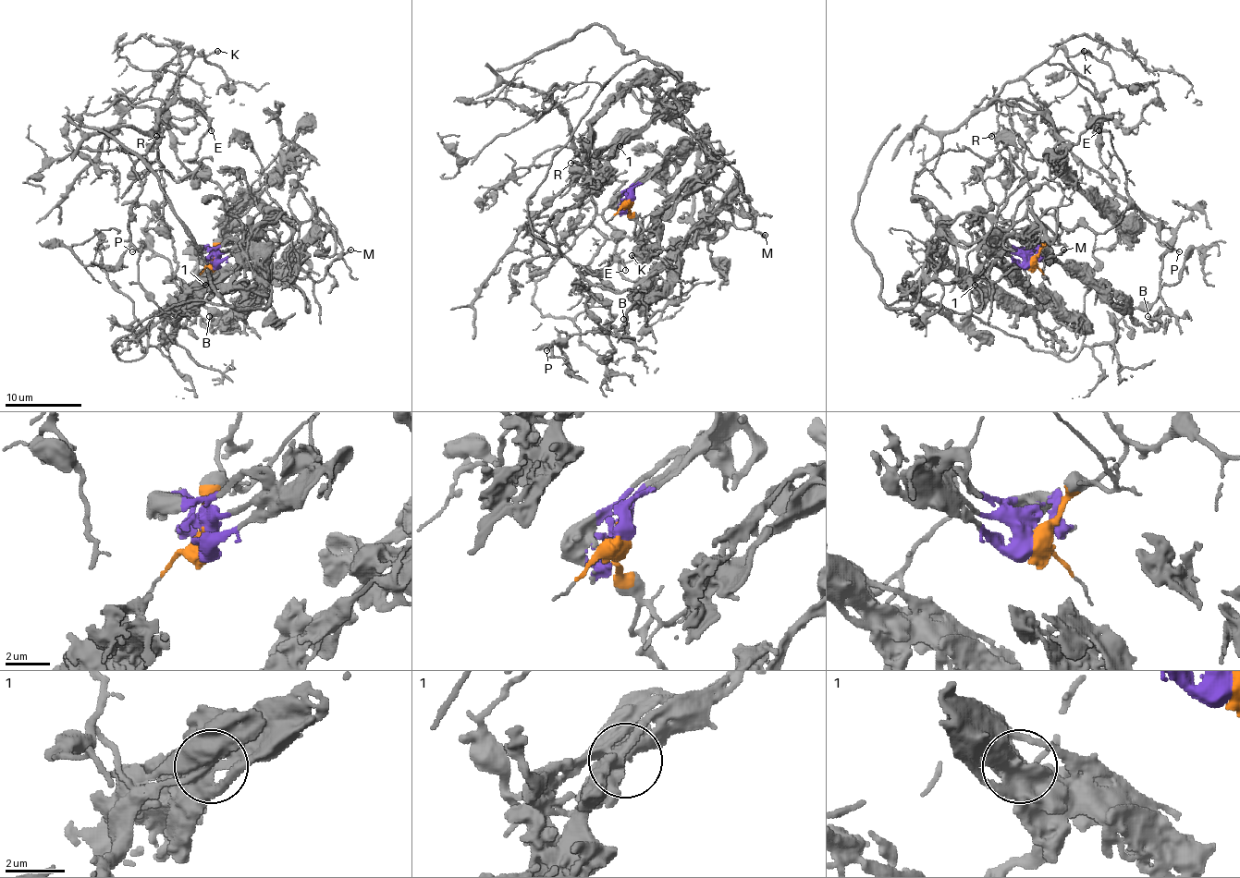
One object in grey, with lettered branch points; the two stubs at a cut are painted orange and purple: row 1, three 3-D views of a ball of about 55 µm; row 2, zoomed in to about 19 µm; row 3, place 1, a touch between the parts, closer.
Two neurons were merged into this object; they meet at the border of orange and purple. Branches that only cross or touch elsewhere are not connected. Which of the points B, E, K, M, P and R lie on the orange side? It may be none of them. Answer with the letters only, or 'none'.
E, K, R

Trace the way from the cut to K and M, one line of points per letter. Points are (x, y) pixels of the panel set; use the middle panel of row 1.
K: (630, 201), (641, 225), (624, 237), (603, 213), (622, 184), (590, 168), (595, 225), (620, 262), (632, 254)
M: (630, 201), (630, 193), (672, 155), (693, 147), (728, 202), (739, 214), (756, 213), (755, 229), (766, 236)

